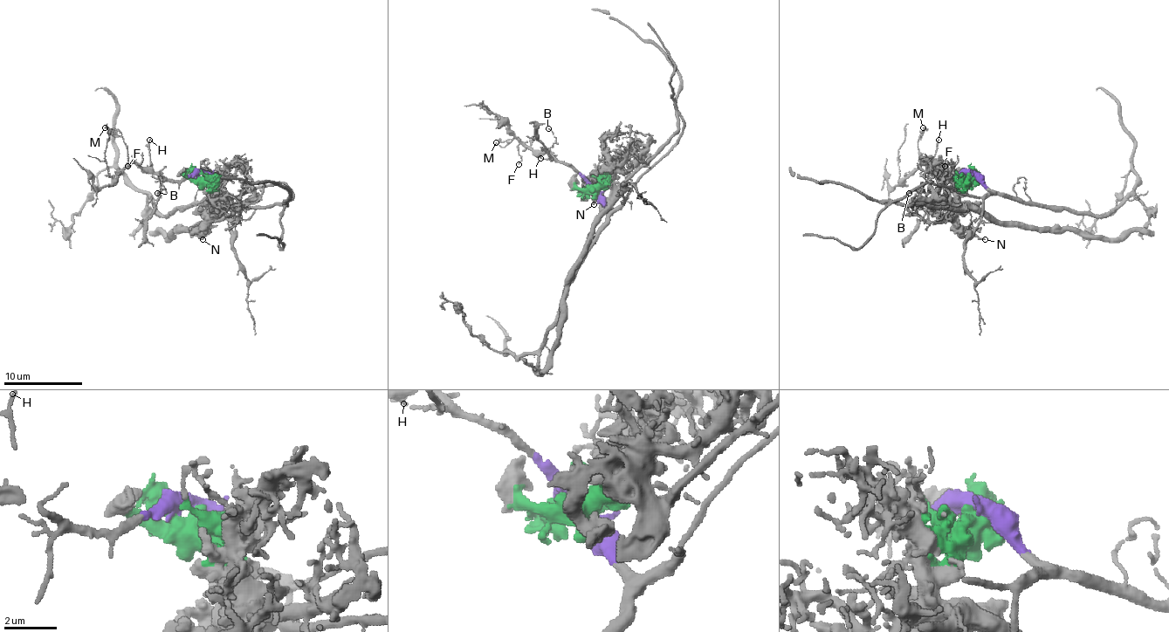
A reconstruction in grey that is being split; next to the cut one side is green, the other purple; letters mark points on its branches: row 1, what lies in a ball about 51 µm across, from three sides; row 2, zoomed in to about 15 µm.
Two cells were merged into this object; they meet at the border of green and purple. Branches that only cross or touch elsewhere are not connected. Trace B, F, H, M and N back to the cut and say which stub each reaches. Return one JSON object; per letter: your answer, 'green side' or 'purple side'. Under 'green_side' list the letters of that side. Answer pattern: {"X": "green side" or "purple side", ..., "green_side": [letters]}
{"B": "purple side", "F": "purple side", "H": "purple side", "M": "purple side", "N": "green side", "green_side": ["N"]}

